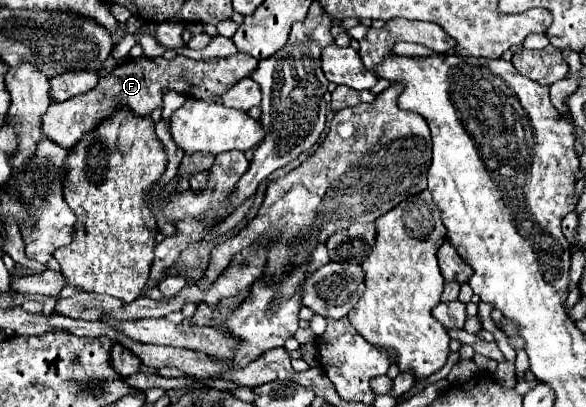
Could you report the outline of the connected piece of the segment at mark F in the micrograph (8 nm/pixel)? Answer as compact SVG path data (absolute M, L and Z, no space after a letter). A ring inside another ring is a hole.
M233 54L229 58L209 58L209 60L191 60L187 56L177 56L173 60L165 58L131 58L125 64L117 66L113 72L103 76L97 88L69 98L65 102L55 102L43 116L41 130L47 138L61 144L63 148L73 148L81 136L93 132L97 124L111 118L117 110L129 108L135 116L149 116L153 110L163 106L163 96L167 92L177 92L185 98L197 98L203 102L219 100L237 80L249 78L257 70L259 60L249 54Z

